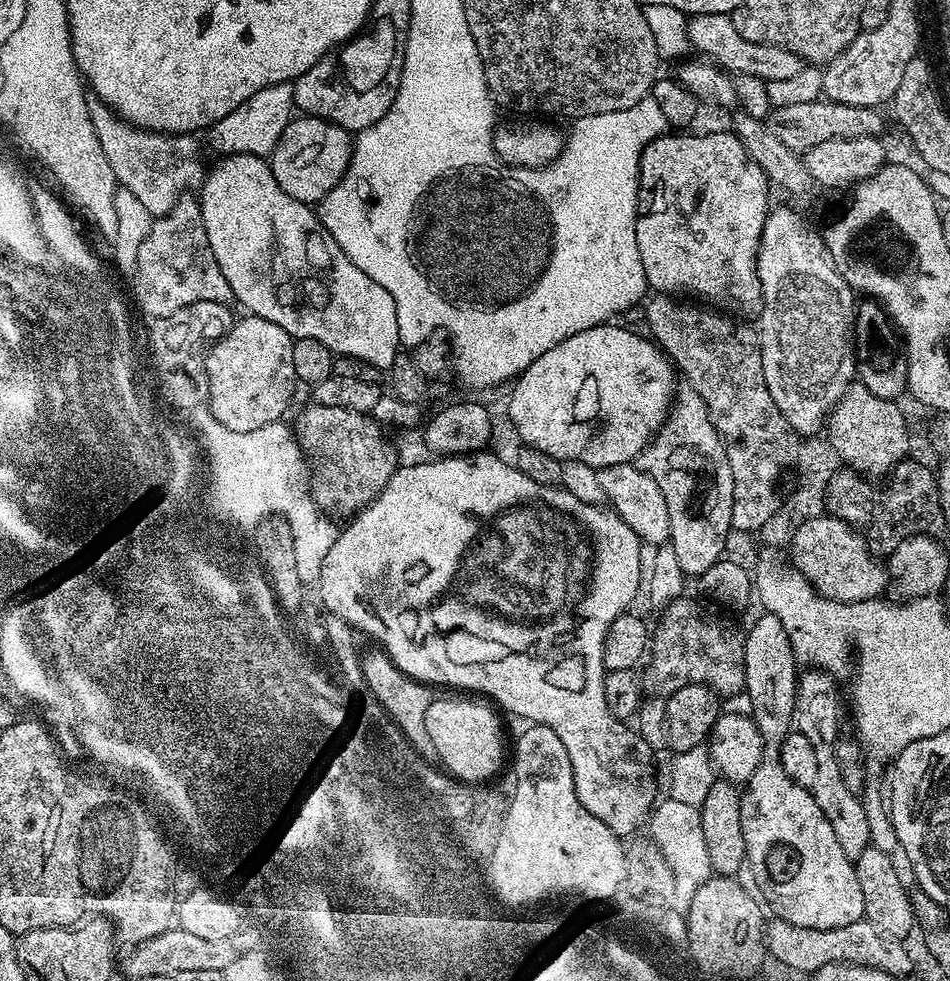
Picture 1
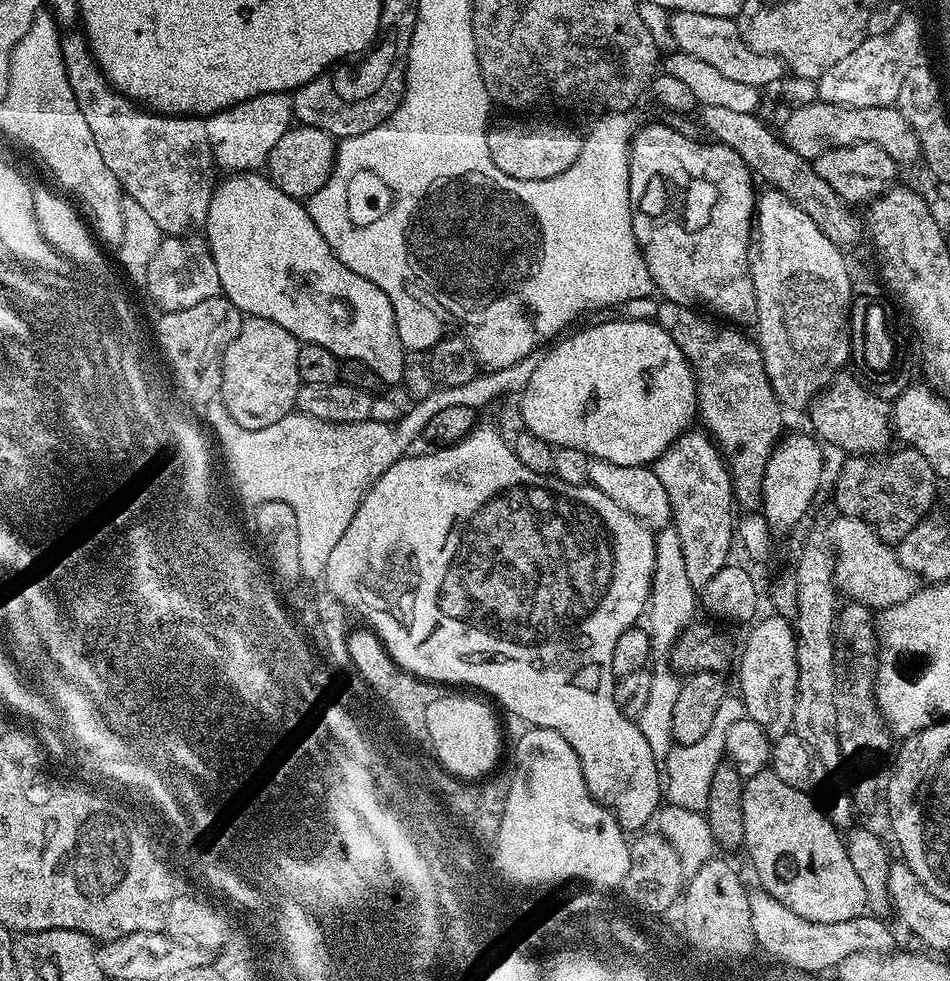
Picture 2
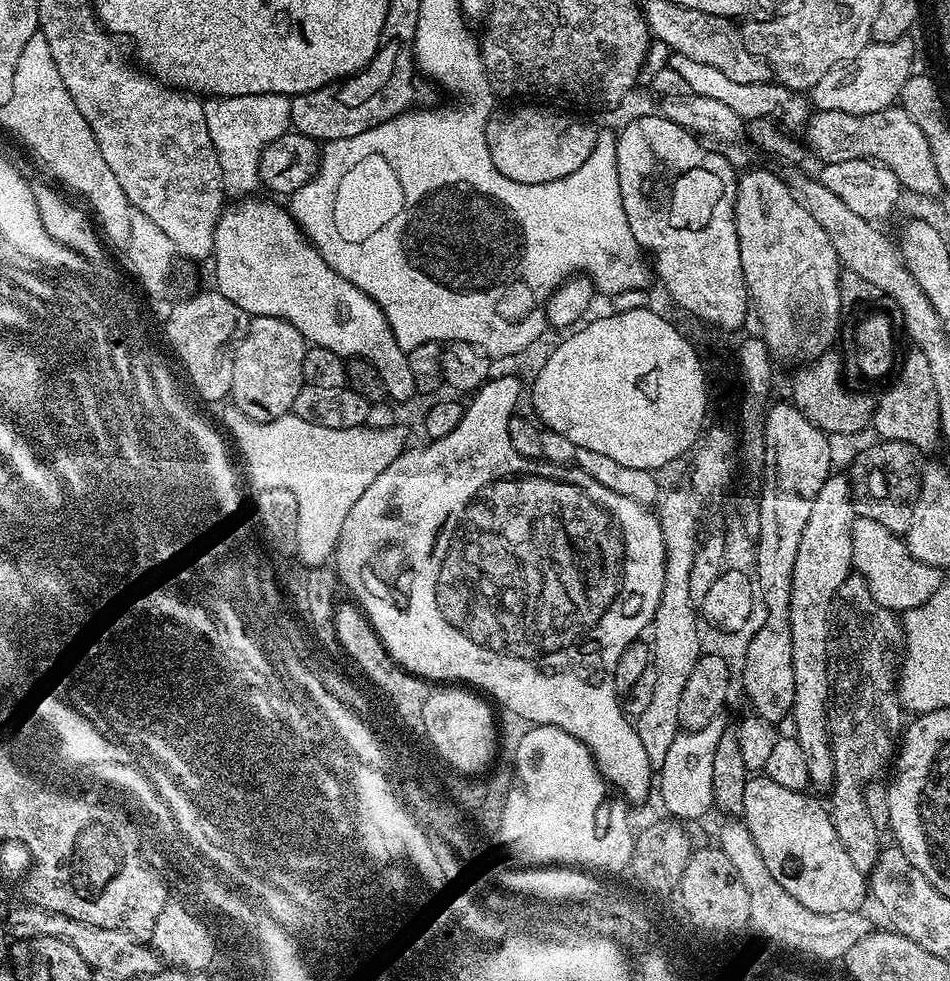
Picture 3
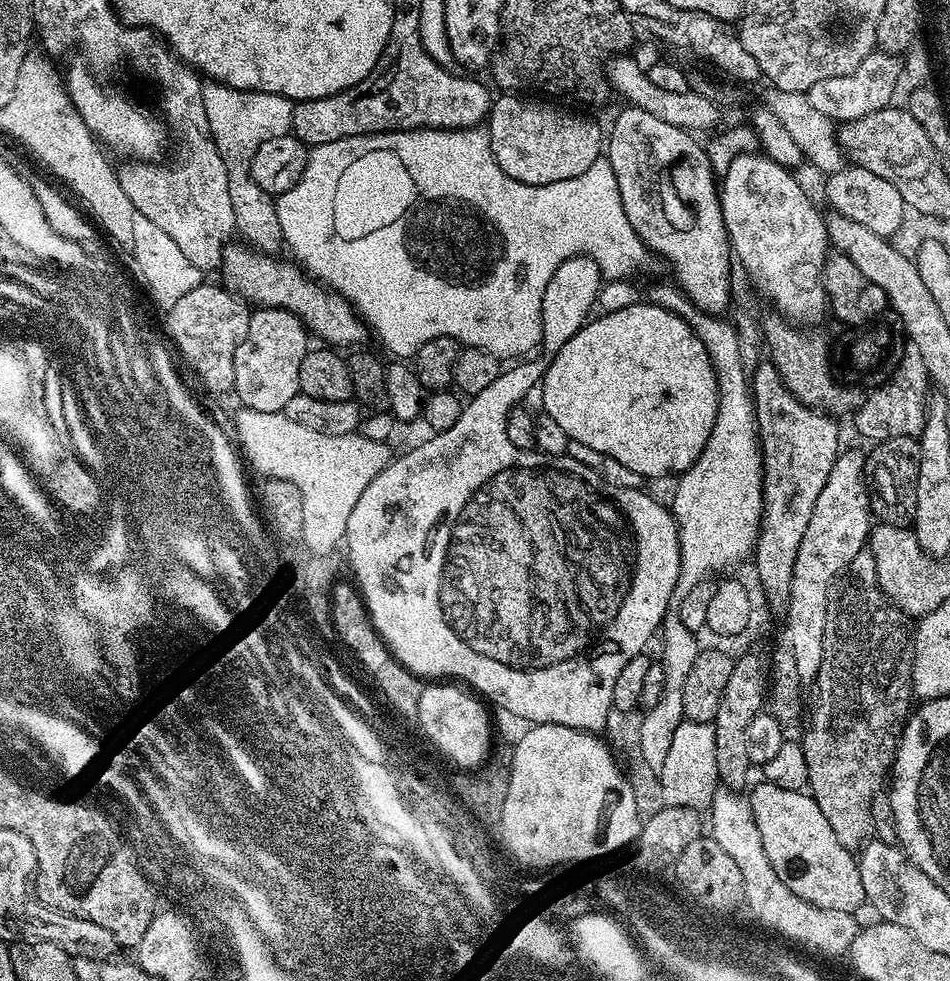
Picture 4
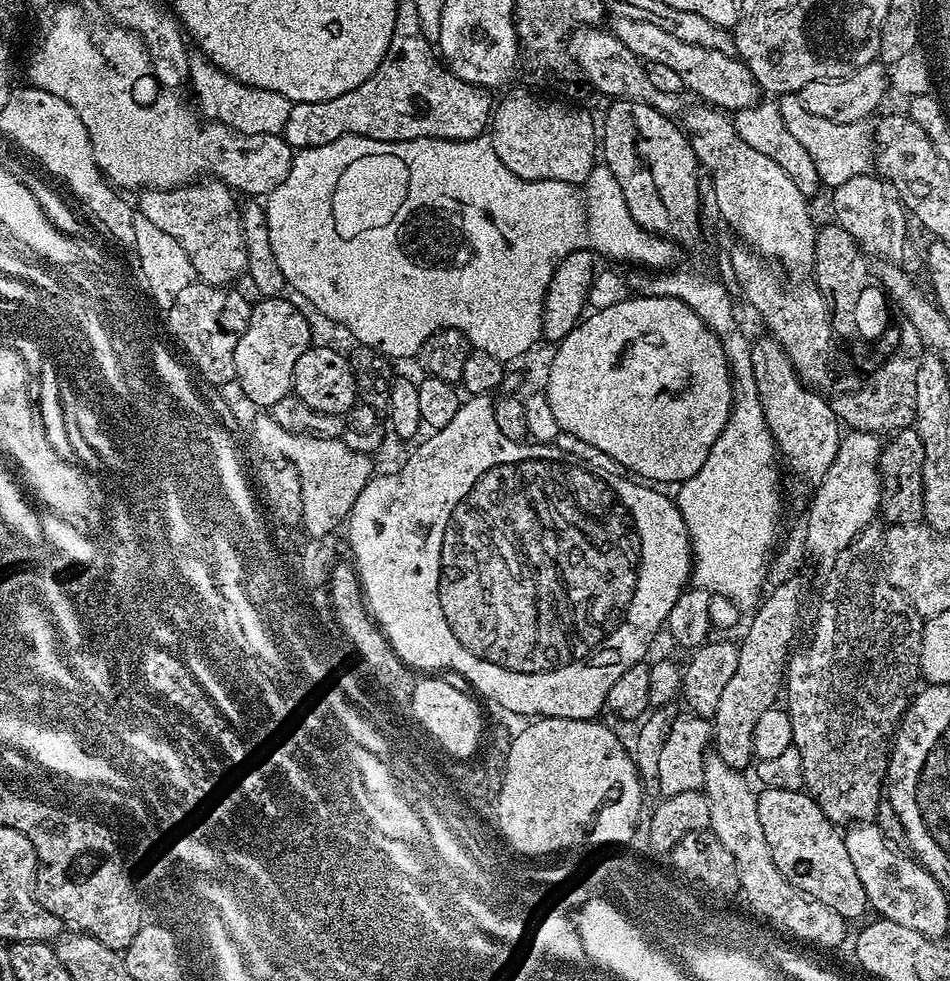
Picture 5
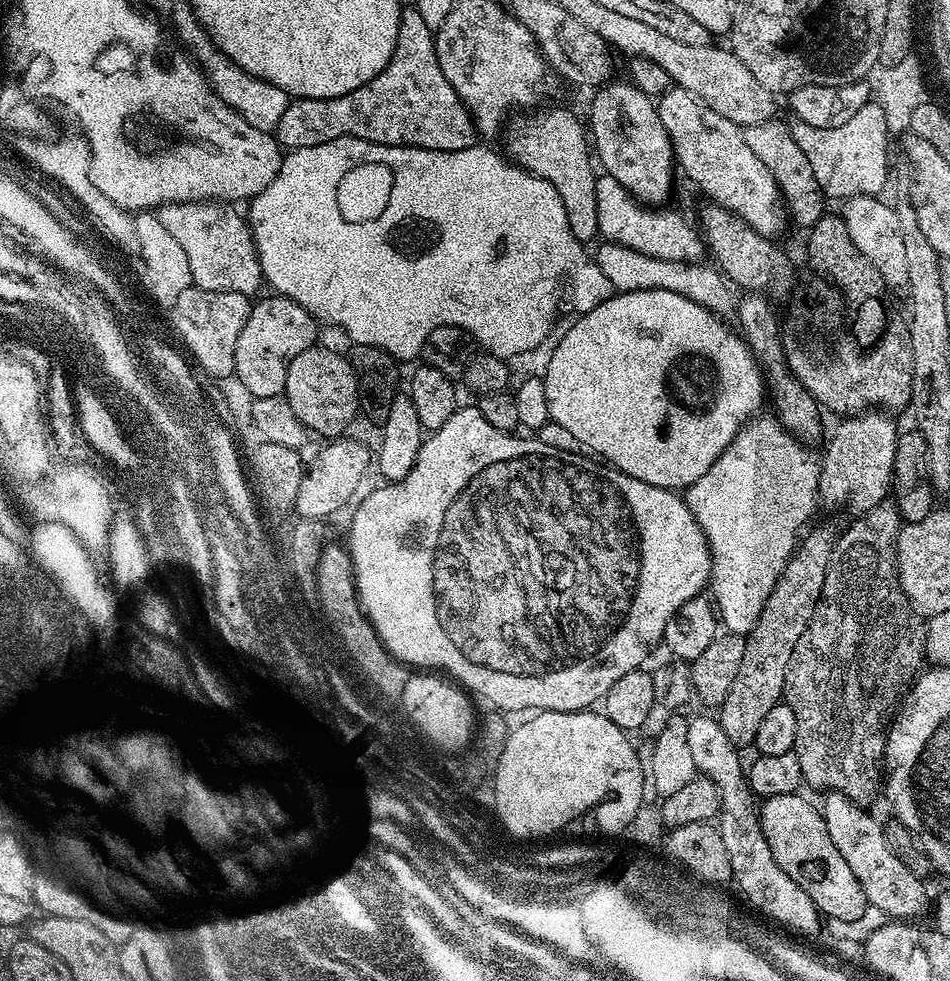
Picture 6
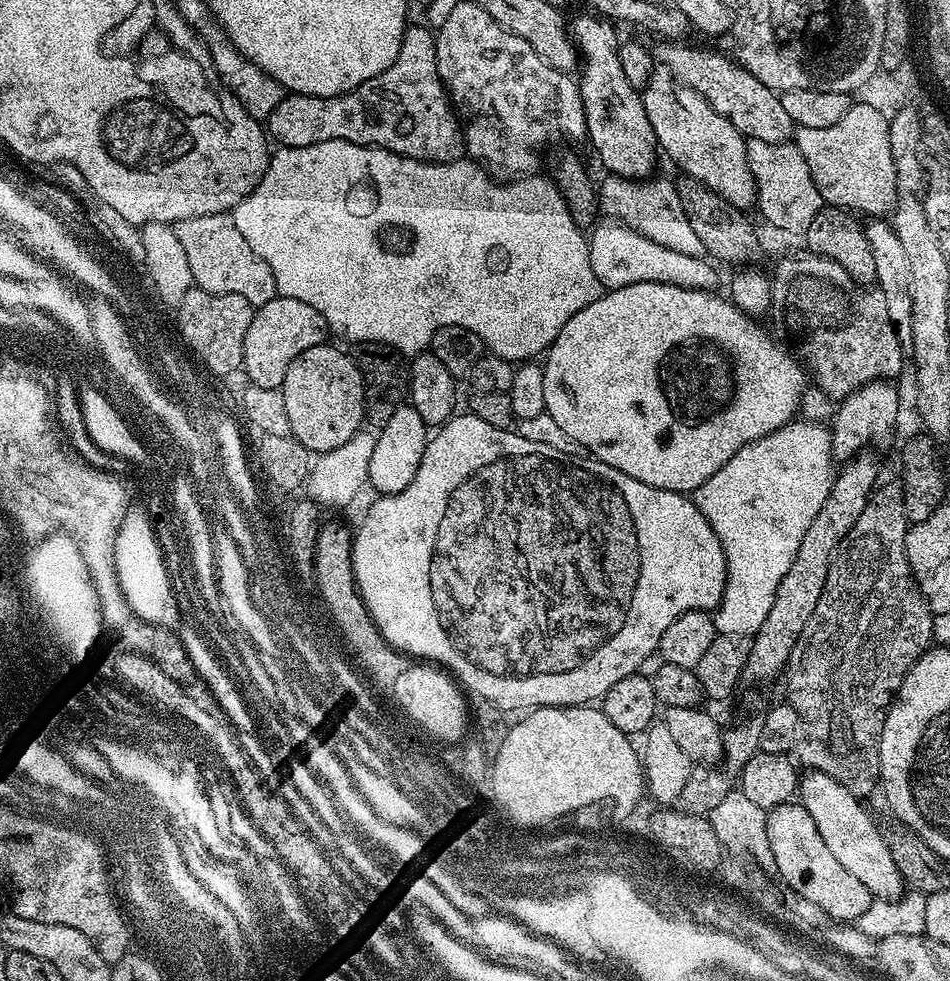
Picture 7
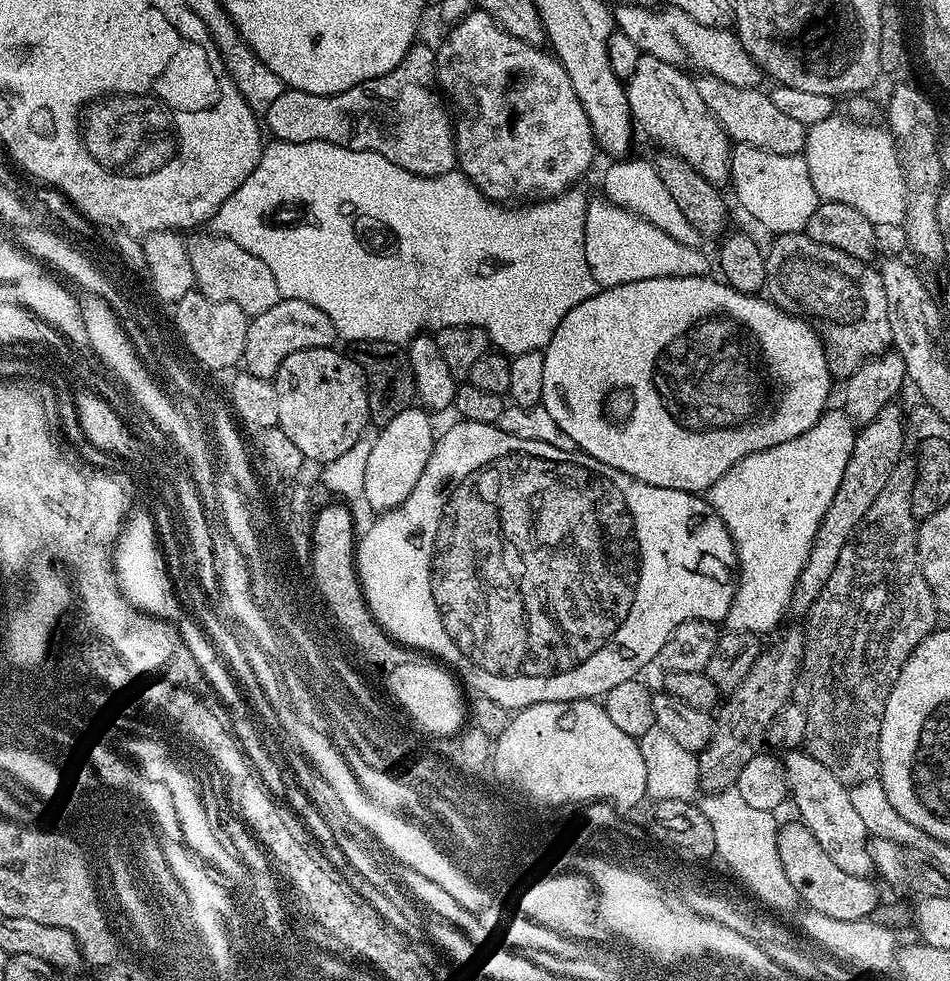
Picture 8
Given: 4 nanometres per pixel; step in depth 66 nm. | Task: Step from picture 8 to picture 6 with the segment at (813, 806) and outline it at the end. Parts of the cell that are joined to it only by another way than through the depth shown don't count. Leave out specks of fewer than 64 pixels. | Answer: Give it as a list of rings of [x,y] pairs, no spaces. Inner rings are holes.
[[[829,792],[827,795],[823,797],[824,804],[822,803],[822,811],[824,813],[824,821],[826,822],[826,830],[830,834],[830,842],[834,842],[834,846],[838,846],[838,854],[842,854],[842,858],[846,858],[846,862],[850,866],[850,870],[854,870],[854,878],[858,878],[858,882],[862,886],[862,890],[866,894],[866,898],[868,899],[869,904],[873,904],[874,906],[878,906],[879,910],[885,912],[888,918],[891,918],[893,921],[896,922],[908,922],[911,921],[913,918],[918,918],[914,916],[920,916],[923,914],[924,911],[929,911],[930,908],[930,896],[928,900],[928,892],[924,889],[925,881],[921,879],[921,877],[916,876],[900,861],[900,856],[897,854],[896,851],[890,847],[890,845],[886,842],[886,838],[884,837],[884,824],[881,821],[876,821],[874,817],[867,816],[865,809],[861,807],[859,804],[853,803],[852,800],[847,800],[845,796],[840,796],[837,792]]]

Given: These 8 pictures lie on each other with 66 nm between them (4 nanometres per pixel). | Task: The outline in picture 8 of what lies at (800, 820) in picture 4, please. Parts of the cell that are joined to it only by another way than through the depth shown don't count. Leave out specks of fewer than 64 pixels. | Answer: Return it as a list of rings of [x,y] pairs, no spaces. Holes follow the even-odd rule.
[[[802,822],[796,824],[786,823],[779,829],[777,834],[778,853],[782,857],[782,867],[786,876],[790,878],[791,885],[794,886],[801,898],[806,901],[810,907],[817,911],[820,918],[825,920],[866,920],[869,919],[880,908],[882,899],[880,892],[871,883],[873,882],[866,876],[855,876],[842,870],[822,846],[818,846],[818,838],[810,834],[810,830]]]

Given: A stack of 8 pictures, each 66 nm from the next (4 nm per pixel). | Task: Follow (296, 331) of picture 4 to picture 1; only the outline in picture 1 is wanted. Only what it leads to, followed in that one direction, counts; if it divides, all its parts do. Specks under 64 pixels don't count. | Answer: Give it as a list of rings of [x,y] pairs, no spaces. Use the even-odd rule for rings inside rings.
[[[248,314],[245,320],[237,319],[231,330],[207,349],[203,357],[204,370],[209,378],[209,394],[206,407],[222,422],[222,426],[230,426],[230,430],[245,432],[246,430],[262,430],[262,426],[283,421],[284,411],[292,404],[292,395],[298,389],[298,381],[294,374],[294,337],[286,334],[282,326],[274,326],[274,322],[266,322],[266,318]]]

